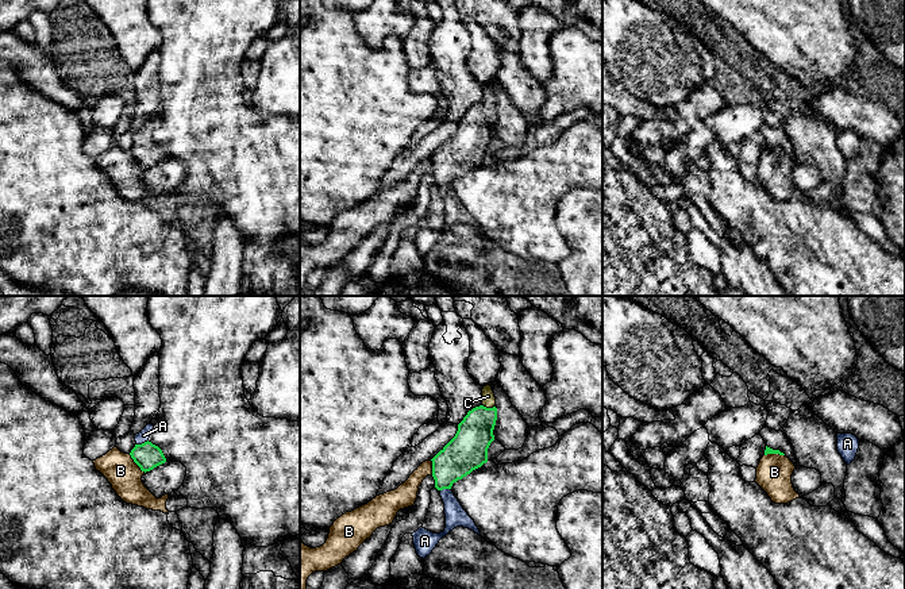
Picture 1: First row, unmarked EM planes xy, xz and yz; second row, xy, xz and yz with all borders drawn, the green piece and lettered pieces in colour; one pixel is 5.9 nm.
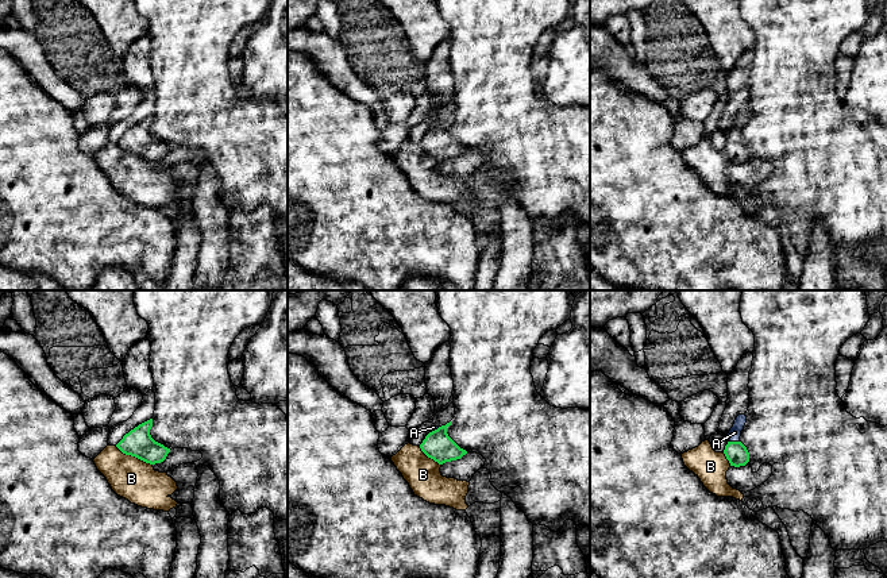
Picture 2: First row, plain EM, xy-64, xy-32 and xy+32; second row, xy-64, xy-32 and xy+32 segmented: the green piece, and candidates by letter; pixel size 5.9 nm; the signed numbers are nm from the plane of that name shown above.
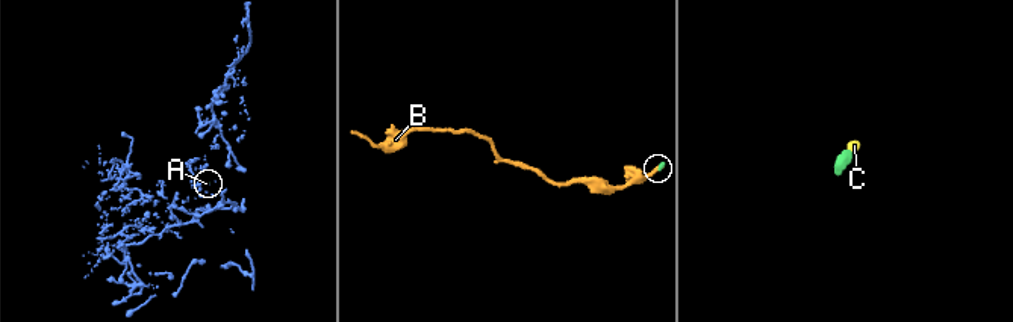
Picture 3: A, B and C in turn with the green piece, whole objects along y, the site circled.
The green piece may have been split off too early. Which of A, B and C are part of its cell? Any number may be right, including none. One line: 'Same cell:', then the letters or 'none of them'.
Same cell: A, C

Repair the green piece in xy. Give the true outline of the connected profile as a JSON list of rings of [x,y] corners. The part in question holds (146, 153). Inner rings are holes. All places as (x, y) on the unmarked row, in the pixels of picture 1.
[[[150,120],[139,131],[135,132],[136,142],[130,150],[134,159],[145,170],[166,159],[162,147],[149,138],[153,126],[154,123]]]

